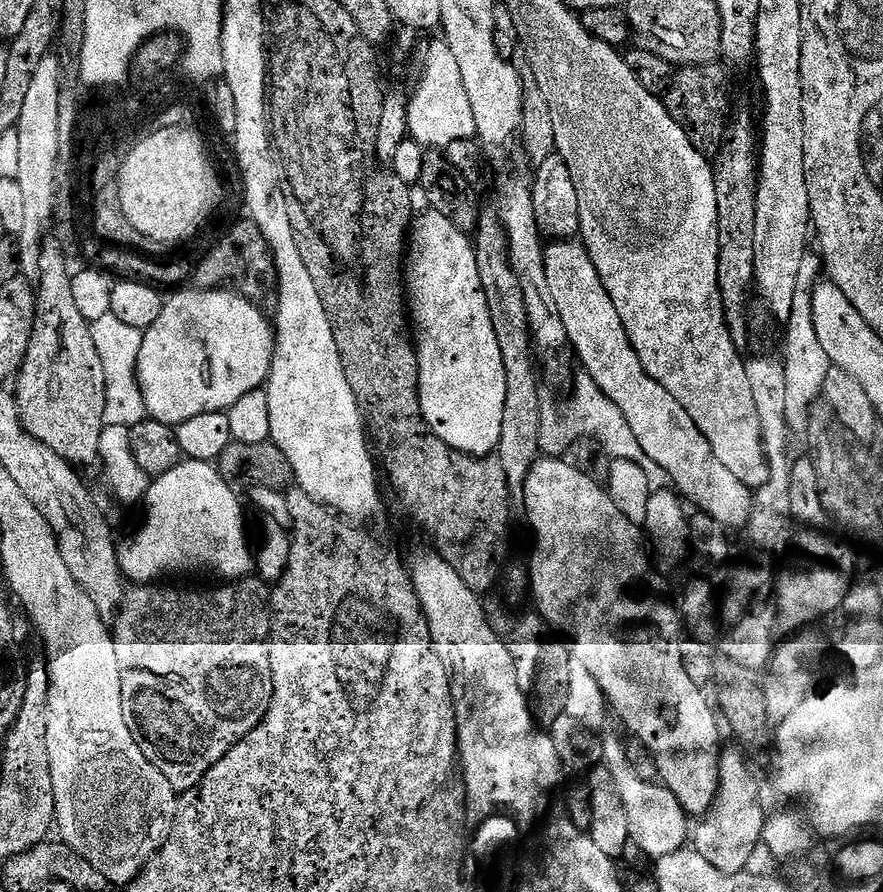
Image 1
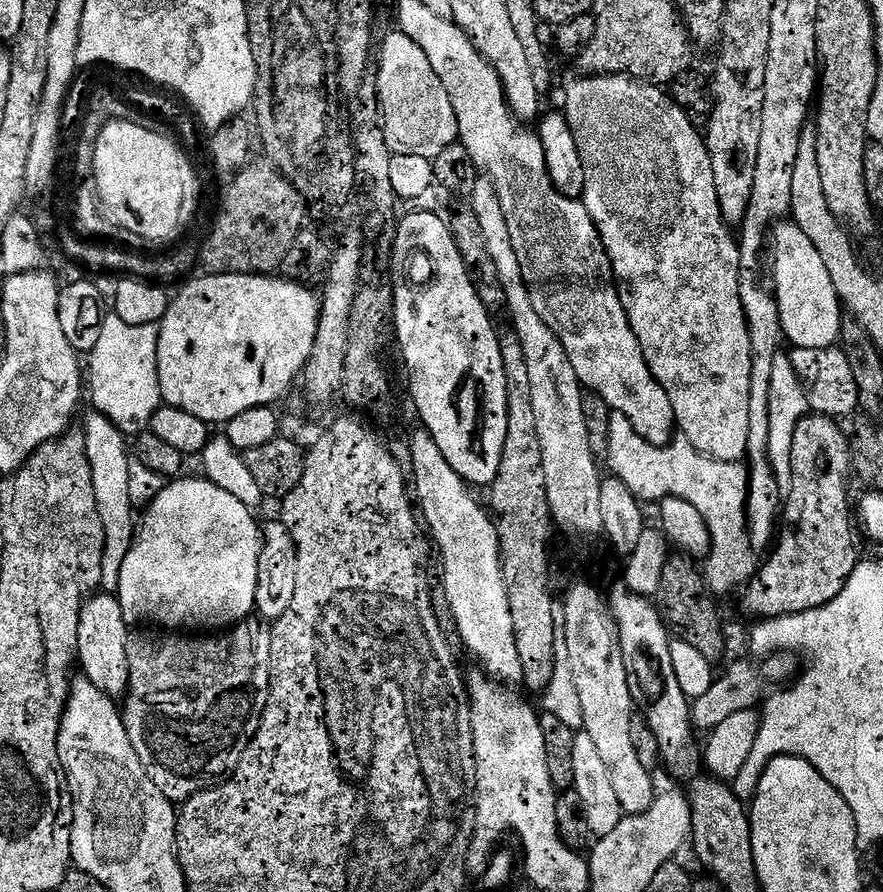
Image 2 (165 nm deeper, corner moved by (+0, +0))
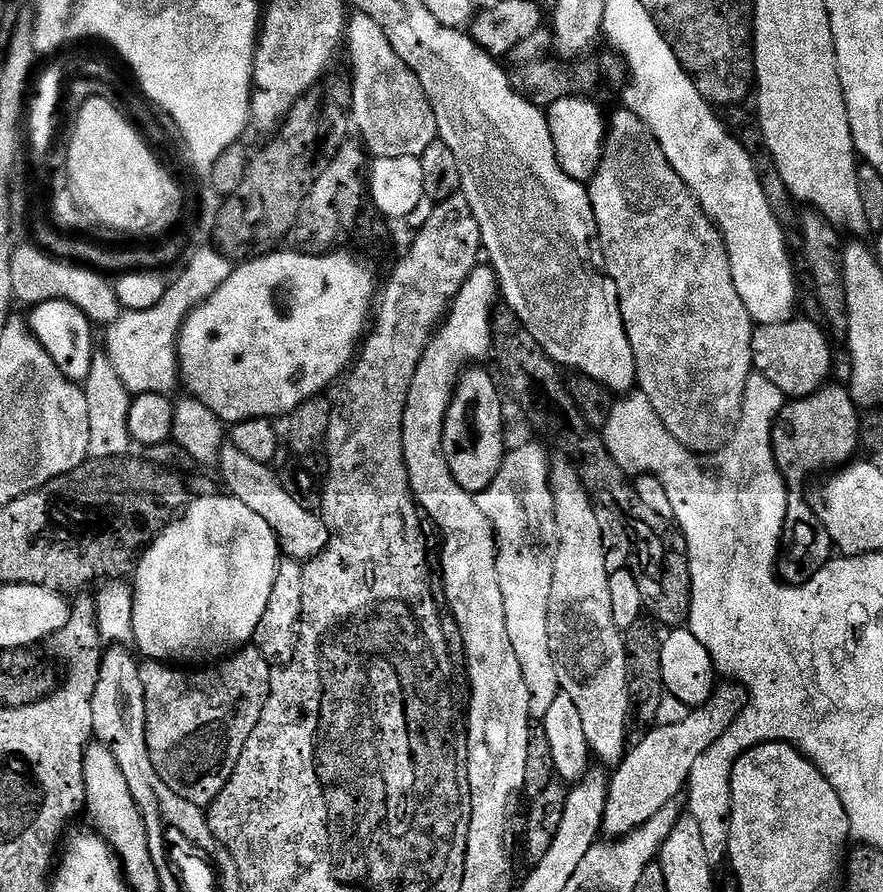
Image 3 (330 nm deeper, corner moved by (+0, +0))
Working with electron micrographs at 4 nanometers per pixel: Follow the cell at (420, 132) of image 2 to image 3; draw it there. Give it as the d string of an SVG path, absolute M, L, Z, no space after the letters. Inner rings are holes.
M353 15L346 29L346 52L352 55L352 76L350 75L350 116L354 128L360 131L359 139L363 147L375 159L420 157L440 135L434 110L430 106L430 98L426 90L422 90L422 82L412 72L402 58L390 46L382 26L369 16Z

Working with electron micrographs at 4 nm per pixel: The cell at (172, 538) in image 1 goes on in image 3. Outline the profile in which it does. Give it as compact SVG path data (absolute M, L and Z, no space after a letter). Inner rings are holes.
M221 494L214 498L195 497L180 513L179 517L167 524L164 531L144 549L135 565L136 580L134 579L134 644L140 647L139 655L150 660L161 662L184 662L180 660L204 660L211 648L232 648L244 646L255 637L258 622L262 622L262 614L270 602L270 590L274 586L276 571L282 559L282 551L277 543L276 535L270 526L249 507L231 494Z

